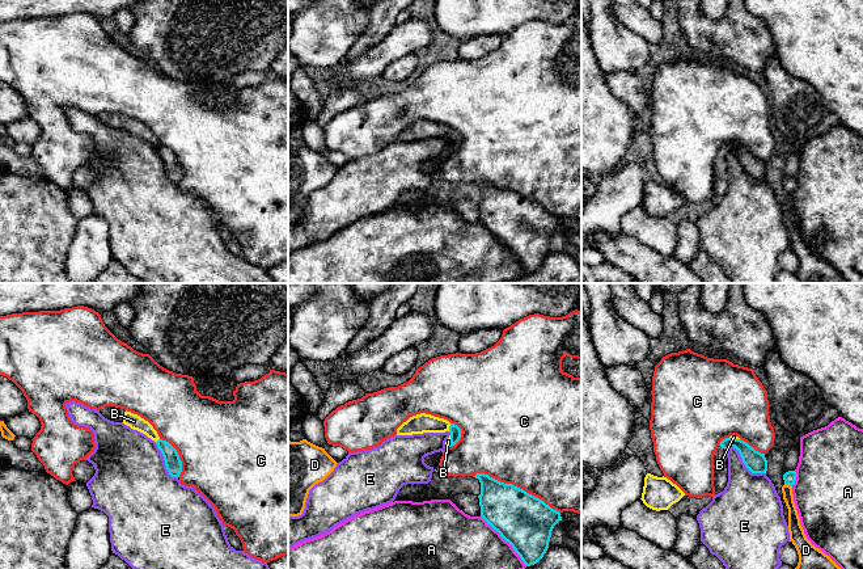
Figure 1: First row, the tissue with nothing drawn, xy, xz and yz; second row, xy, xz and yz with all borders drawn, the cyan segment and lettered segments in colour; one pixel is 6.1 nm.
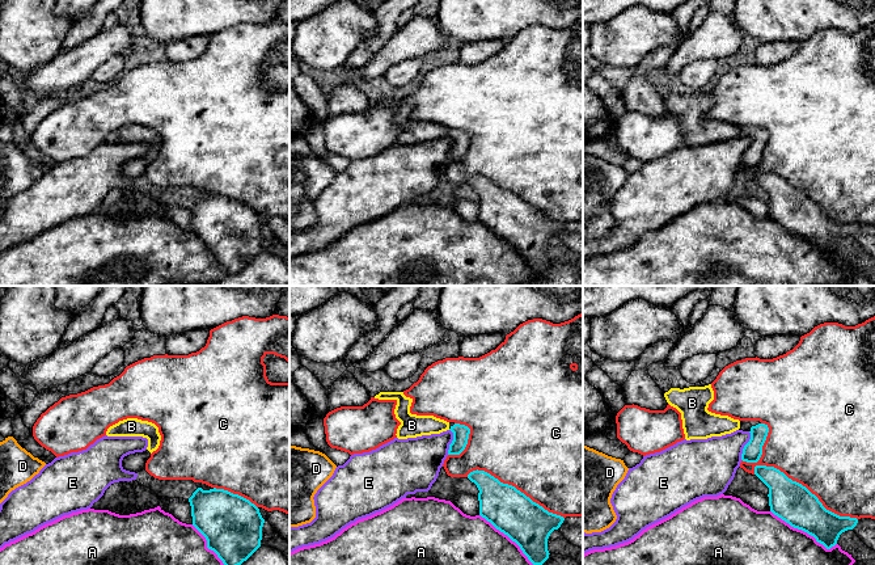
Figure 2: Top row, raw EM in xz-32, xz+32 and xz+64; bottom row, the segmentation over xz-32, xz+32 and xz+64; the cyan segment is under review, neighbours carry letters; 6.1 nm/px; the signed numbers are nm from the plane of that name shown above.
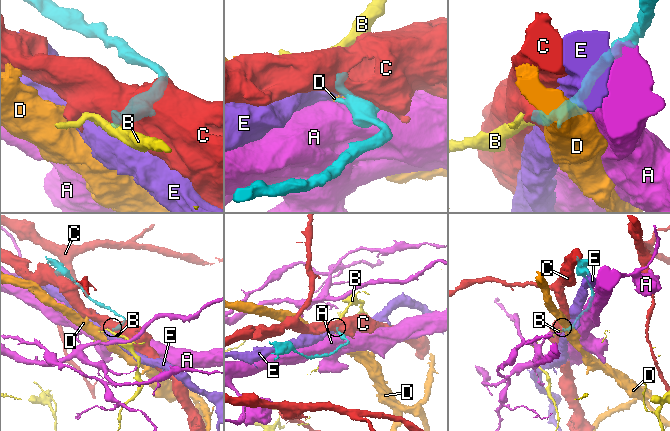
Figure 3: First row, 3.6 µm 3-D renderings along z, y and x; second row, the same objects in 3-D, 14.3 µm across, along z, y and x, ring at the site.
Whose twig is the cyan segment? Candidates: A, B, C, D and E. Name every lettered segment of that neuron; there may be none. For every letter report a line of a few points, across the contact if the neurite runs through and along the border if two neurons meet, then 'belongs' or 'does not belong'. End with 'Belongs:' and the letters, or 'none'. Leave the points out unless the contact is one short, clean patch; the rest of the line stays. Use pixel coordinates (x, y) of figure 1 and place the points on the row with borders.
A: does not belong
B: line xz (451, 424), (448, 430); does not belong
C: does not belong
D: line yz (785, 483), (791, 487); does not belong
E: line yz (727, 449), (734, 447), (741, 462), (752, 472), (765, 473); does not belong
Belongs: none

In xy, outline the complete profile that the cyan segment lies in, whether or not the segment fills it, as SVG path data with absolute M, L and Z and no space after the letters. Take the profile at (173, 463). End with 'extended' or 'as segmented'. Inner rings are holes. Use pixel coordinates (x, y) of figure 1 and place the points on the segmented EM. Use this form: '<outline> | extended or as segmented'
M158 439L156 442L158 450L161 451L166 469L172 477L179 477L182 472L182 461L177 450L166 441Z | as segmented

